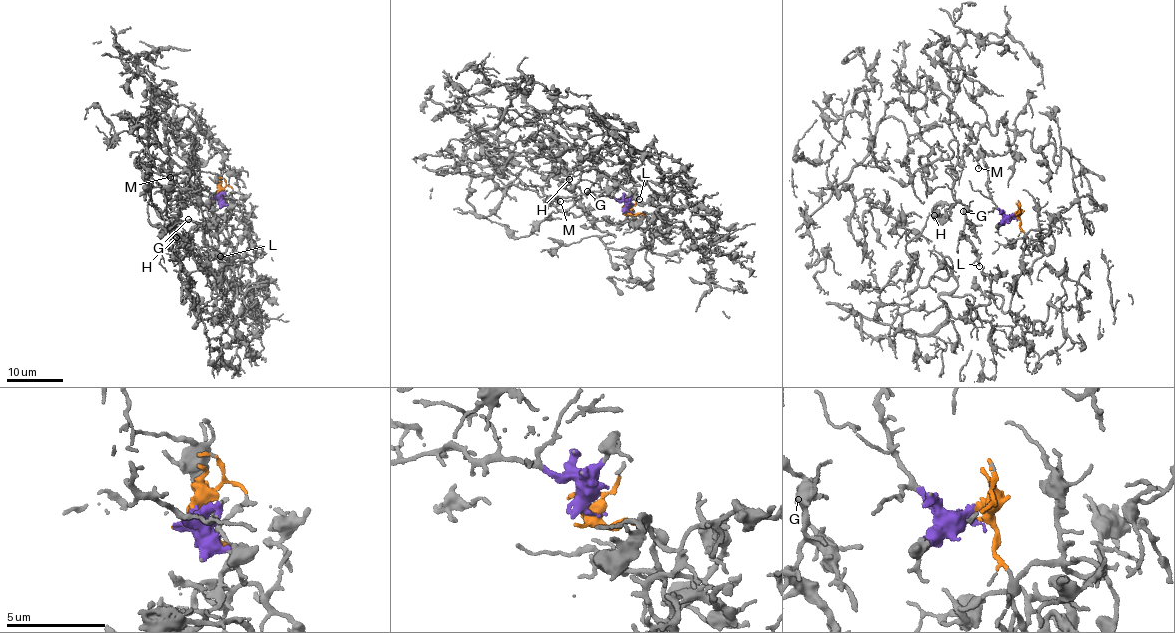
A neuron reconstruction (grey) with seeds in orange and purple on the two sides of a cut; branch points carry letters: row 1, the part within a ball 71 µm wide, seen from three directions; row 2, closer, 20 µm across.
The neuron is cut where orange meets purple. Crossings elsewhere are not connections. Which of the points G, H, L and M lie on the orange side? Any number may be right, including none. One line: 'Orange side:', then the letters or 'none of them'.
Orange side: G, H, L

